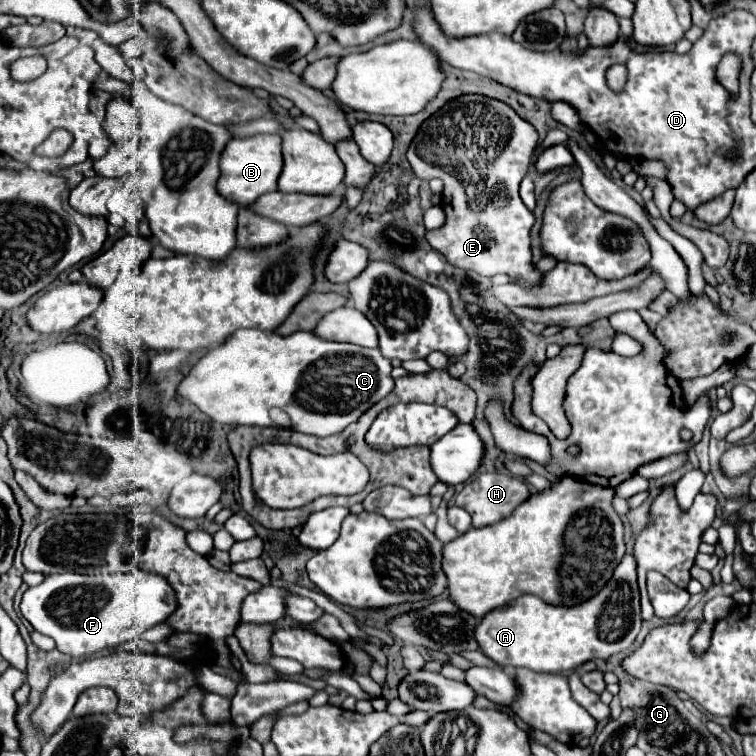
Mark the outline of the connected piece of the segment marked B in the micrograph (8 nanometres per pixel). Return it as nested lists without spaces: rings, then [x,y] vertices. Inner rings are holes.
[[[254,134],[248,138],[232,138],[220,154],[218,194],[240,206],[250,206],[258,196],[276,190],[276,180],[282,172],[282,138],[280,134]]]

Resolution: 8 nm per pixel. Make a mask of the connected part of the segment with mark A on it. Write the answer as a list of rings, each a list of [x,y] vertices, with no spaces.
[[[626,554],[618,564],[618,568],[614,570],[614,576],[610,578],[610,582],[604,586],[604,590],[600,590],[584,604],[570,606],[570,608],[552,606],[542,602],[538,596],[526,594],[486,614],[478,622],[478,630],[474,630],[474,638],[480,650],[502,668],[528,668],[534,672],[570,672],[588,660],[608,658],[612,654],[618,654],[630,648],[640,632],[640,624],[642,624],[642,618],[640,618],[640,594],[636,584],[636,562],[632,554]]]

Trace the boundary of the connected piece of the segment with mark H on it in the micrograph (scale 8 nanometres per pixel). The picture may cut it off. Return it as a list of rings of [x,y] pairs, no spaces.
[[[484,472],[484,474],[478,474],[472,482],[468,482],[462,488],[462,492],[456,496],[456,504],[470,512],[474,528],[482,528],[482,526],[490,526],[494,522],[504,520],[506,516],[510,516],[514,512],[516,506],[526,502],[530,496],[532,496],[532,492],[530,492],[524,478],[498,474],[498,472],[494,472],[494,474]]]

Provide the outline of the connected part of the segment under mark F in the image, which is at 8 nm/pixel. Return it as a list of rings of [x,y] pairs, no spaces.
[[[140,568],[128,574],[106,574],[106,576],[102,574],[88,576],[88,574],[74,574],[74,572],[50,574],[44,578],[42,584],[28,588],[20,602],[20,612],[34,626],[34,630],[54,638],[56,648],[68,656],[94,654],[98,650],[114,648],[122,642],[140,638],[142,632],[164,622],[174,610],[176,610],[176,596],[174,590],[168,586],[168,582],[158,574],[142,572]]]

